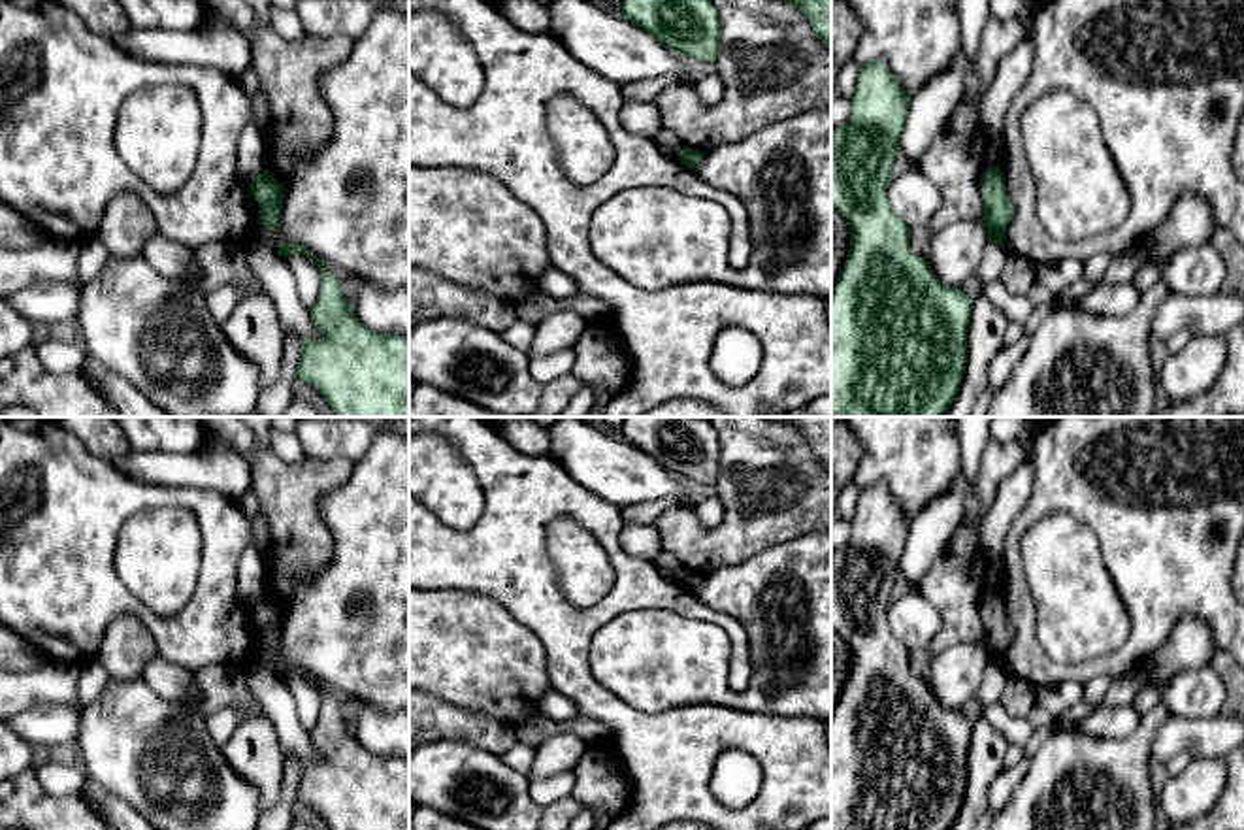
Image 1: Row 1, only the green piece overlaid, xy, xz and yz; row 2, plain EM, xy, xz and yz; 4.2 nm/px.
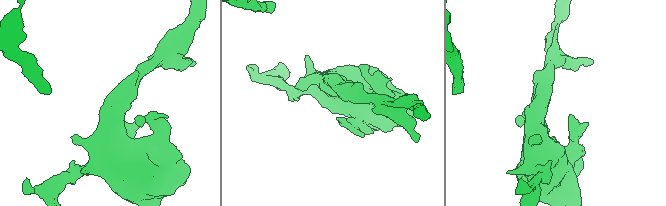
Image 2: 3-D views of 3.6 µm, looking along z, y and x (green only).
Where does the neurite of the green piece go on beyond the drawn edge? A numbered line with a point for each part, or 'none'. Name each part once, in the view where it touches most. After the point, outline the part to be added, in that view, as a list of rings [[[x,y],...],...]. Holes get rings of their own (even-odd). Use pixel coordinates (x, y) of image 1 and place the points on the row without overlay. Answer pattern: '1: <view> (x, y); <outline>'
none

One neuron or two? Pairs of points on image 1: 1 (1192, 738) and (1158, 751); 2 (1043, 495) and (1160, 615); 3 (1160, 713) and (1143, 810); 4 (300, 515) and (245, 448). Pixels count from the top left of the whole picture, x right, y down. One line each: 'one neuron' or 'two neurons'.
1: one neuron
2: one neuron
3: one neuron
4: one neuron

